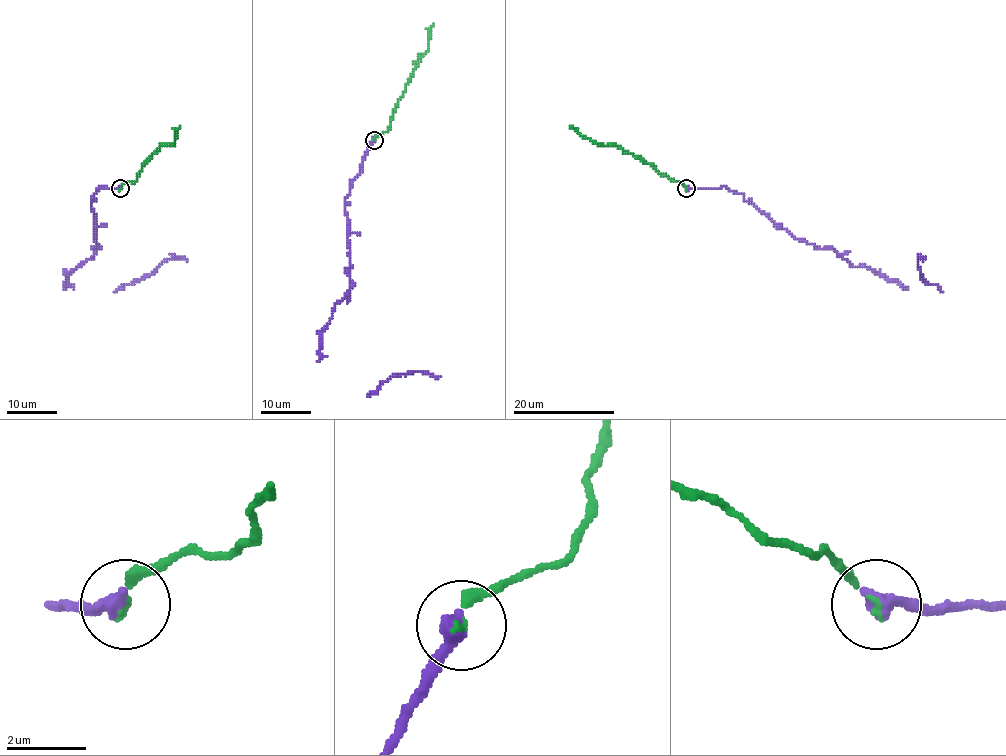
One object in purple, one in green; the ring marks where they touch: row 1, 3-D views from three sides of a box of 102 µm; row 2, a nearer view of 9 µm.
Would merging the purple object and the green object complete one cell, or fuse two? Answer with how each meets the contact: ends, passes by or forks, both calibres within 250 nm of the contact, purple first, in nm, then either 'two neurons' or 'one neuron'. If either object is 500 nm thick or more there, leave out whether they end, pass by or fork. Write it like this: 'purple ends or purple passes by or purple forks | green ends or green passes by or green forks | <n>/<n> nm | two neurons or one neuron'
purple ends | green ends | 460/120 nm | one neuron

